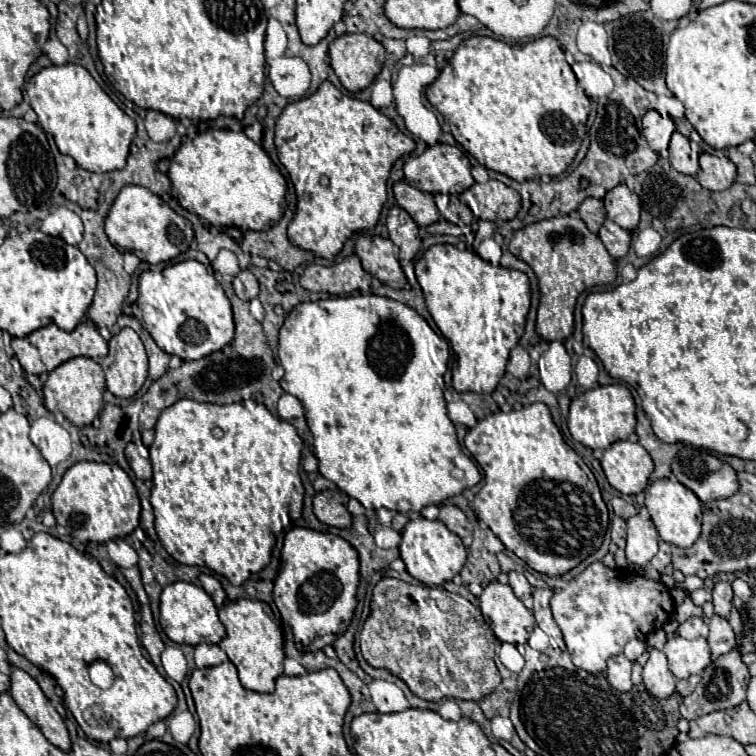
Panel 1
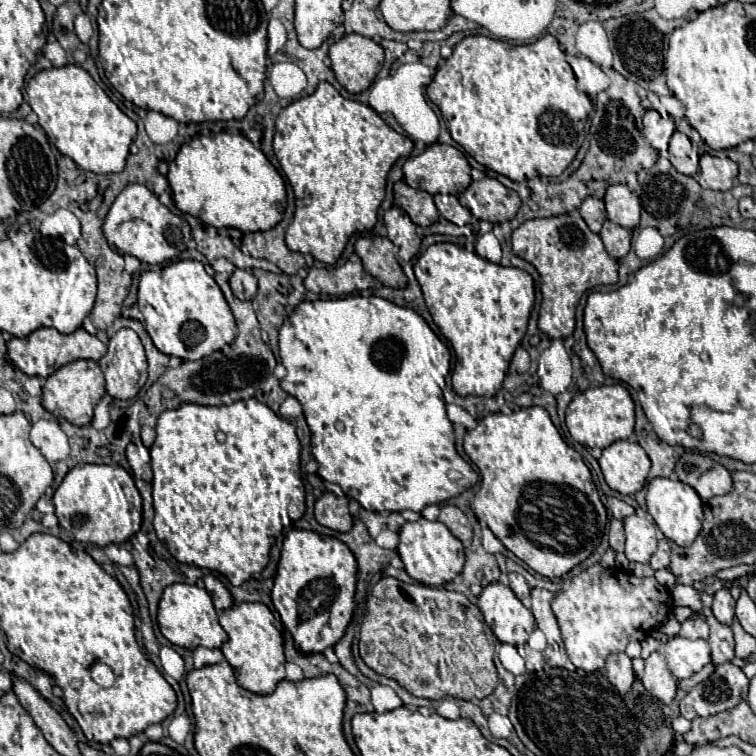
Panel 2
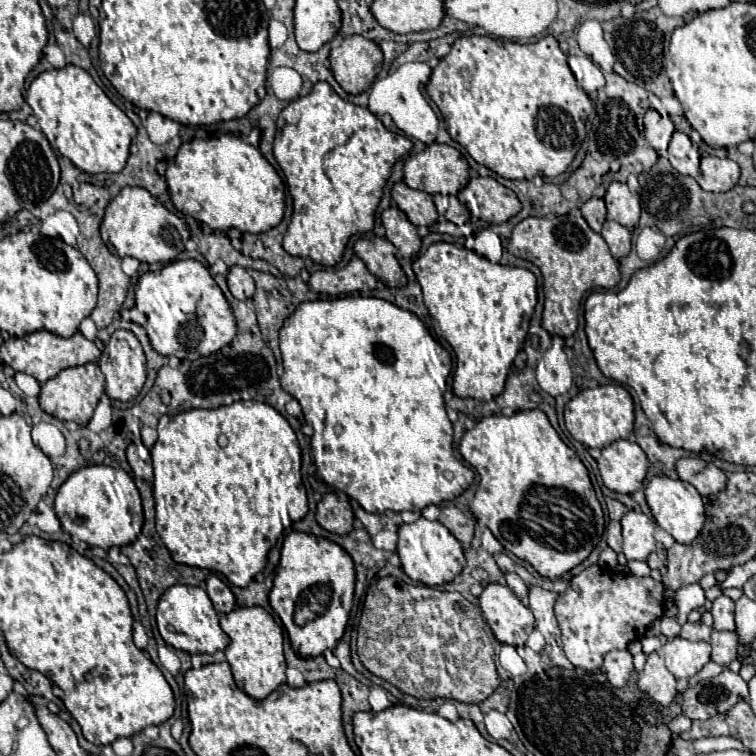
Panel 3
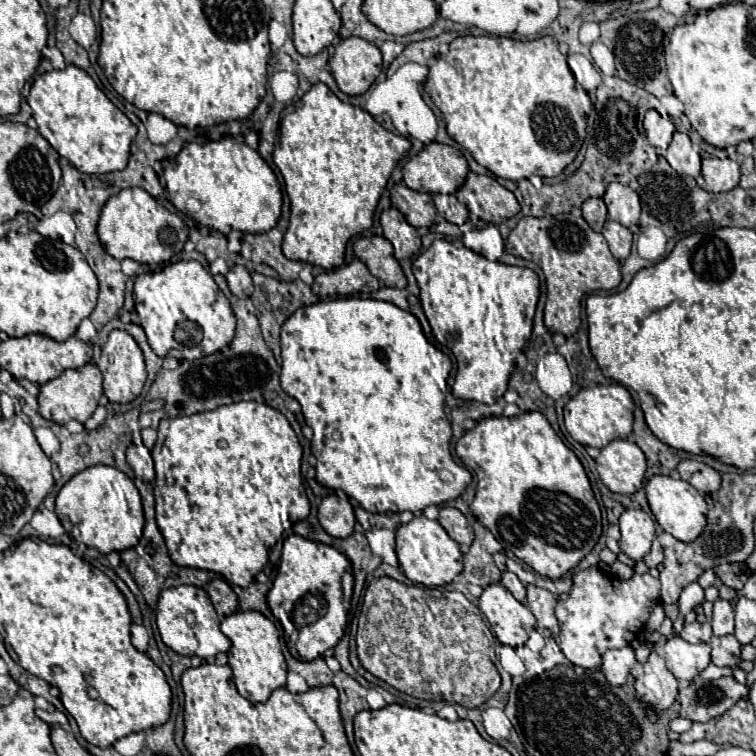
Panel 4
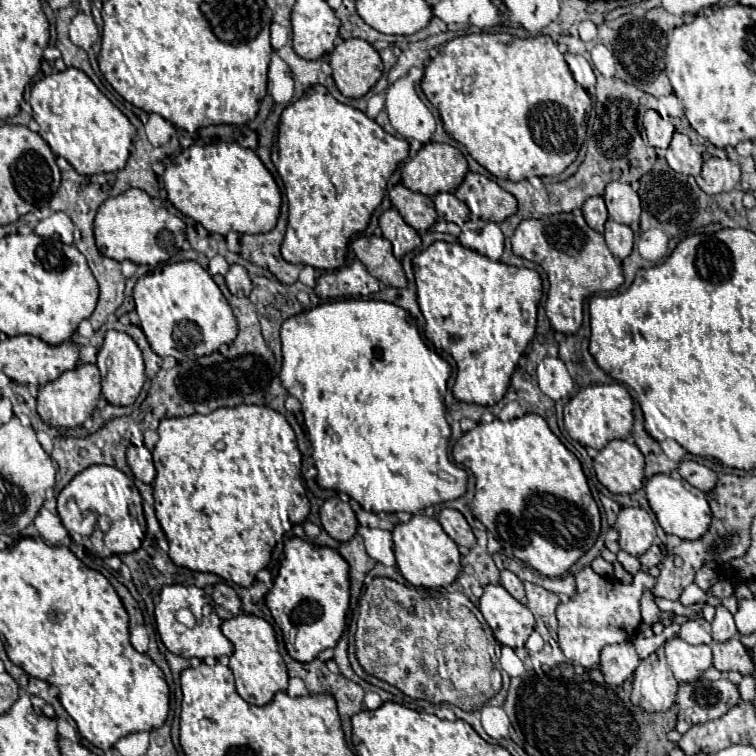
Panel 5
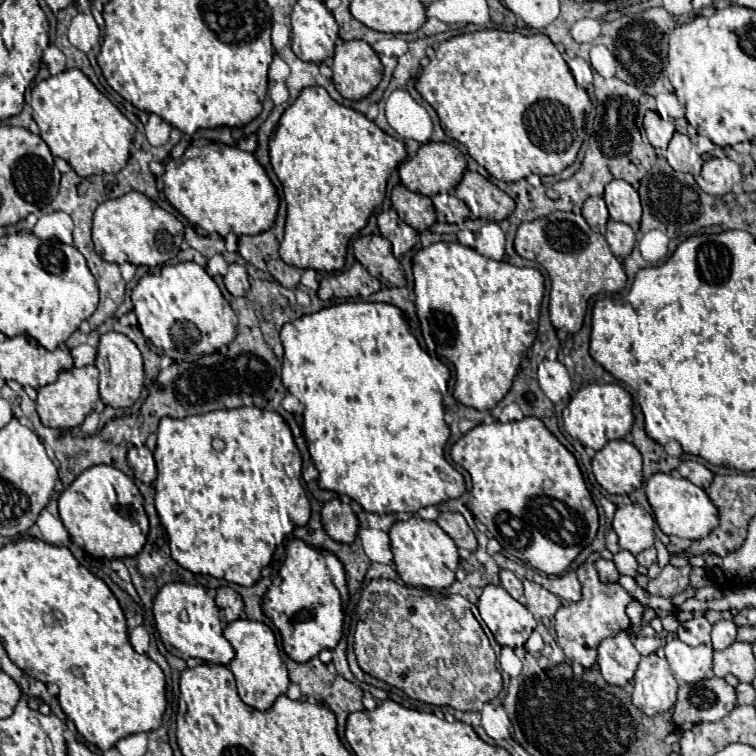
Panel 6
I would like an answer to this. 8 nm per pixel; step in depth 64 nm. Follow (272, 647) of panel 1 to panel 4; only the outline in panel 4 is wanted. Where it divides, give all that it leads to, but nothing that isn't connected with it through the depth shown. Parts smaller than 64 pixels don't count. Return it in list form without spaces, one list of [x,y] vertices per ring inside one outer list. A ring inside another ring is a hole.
[[[256,610],[234,612],[220,622],[220,630],[232,642],[232,648],[228,650],[228,666],[232,668],[238,692],[246,700],[250,700],[252,704],[266,702],[276,688],[286,686],[286,662],[280,648],[278,628],[272,620]]]

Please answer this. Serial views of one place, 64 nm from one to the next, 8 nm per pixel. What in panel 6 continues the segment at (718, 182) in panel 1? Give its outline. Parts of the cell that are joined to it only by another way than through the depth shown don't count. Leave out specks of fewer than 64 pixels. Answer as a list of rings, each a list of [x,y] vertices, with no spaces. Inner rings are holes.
[[[710,158],[704,162],[700,176],[696,178],[706,194],[722,196],[732,192],[732,186],[742,180],[740,166],[730,158]]]

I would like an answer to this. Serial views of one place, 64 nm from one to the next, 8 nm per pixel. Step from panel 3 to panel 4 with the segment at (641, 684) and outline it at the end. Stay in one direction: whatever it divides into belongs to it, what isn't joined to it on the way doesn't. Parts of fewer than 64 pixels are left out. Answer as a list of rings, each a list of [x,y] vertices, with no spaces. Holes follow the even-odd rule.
[[[656,650],[650,652],[646,664],[640,668],[634,686],[636,686],[636,696],[642,702],[660,710],[670,708],[678,694],[678,680],[666,668],[664,658]]]

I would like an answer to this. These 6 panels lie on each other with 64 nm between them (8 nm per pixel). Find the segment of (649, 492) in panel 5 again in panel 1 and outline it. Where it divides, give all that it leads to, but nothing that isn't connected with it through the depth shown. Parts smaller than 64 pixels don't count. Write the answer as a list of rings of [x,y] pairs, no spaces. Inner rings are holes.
[[[668,478],[654,480],[650,488],[646,490],[646,508],[664,542],[680,546],[680,548],[690,548],[696,542],[696,538],[700,536],[700,524],[702,524],[700,500],[696,498],[692,490],[688,490],[680,482],[672,482]]]

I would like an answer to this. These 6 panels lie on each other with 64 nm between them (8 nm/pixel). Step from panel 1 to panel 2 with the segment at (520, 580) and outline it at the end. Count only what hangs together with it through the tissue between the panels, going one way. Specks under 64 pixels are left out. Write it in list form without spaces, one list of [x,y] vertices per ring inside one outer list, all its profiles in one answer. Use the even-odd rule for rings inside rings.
[[[508,574],[508,578],[510,578],[510,588],[514,590],[514,594],[524,602],[524,600],[528,600],[530,598],[530,586],[528,586],[528,582],[524,580],[524,576],[522,574]]]

